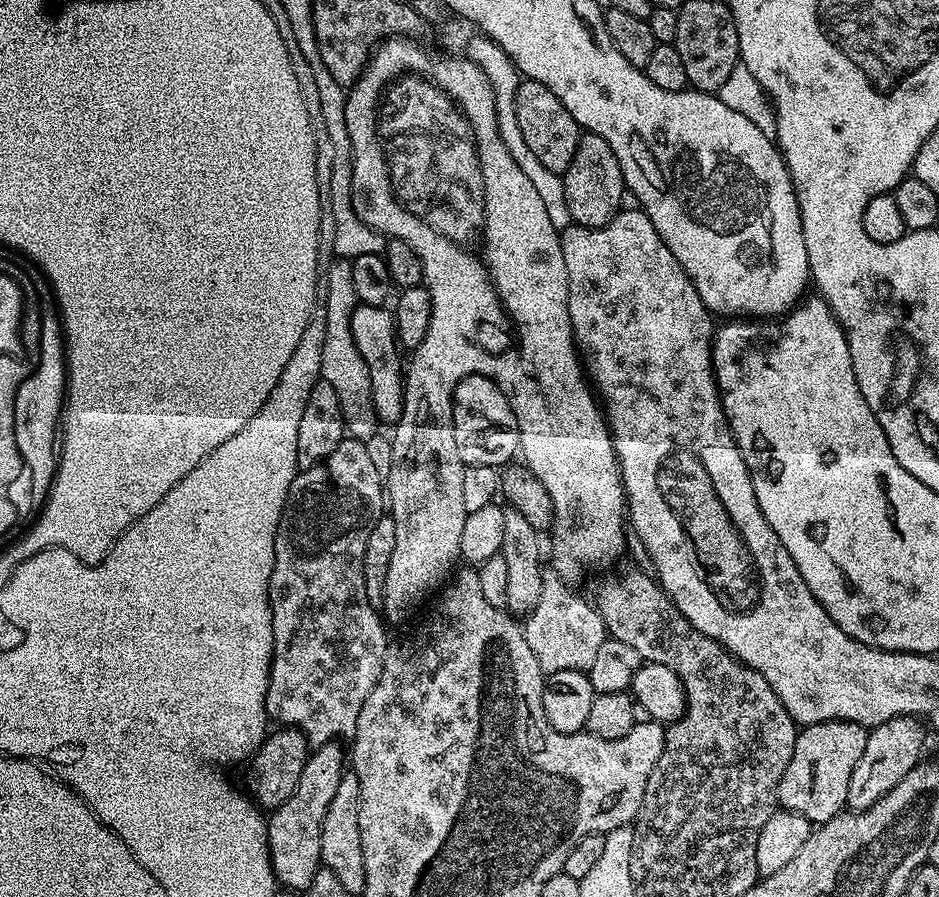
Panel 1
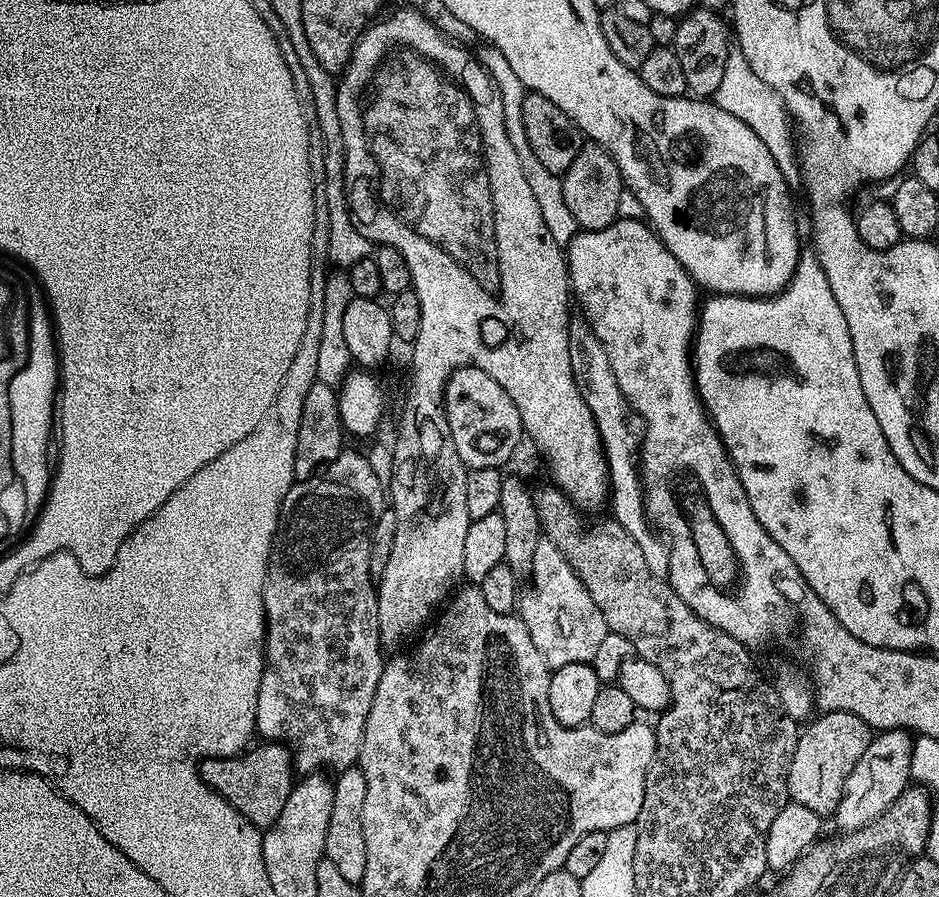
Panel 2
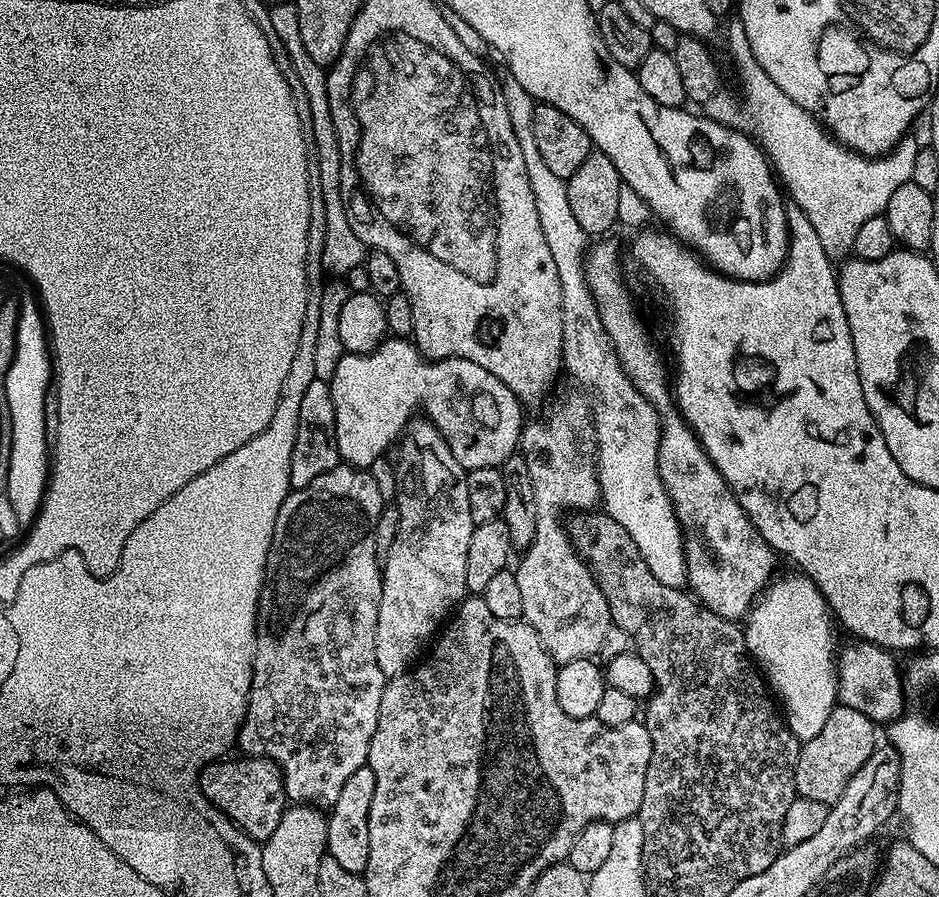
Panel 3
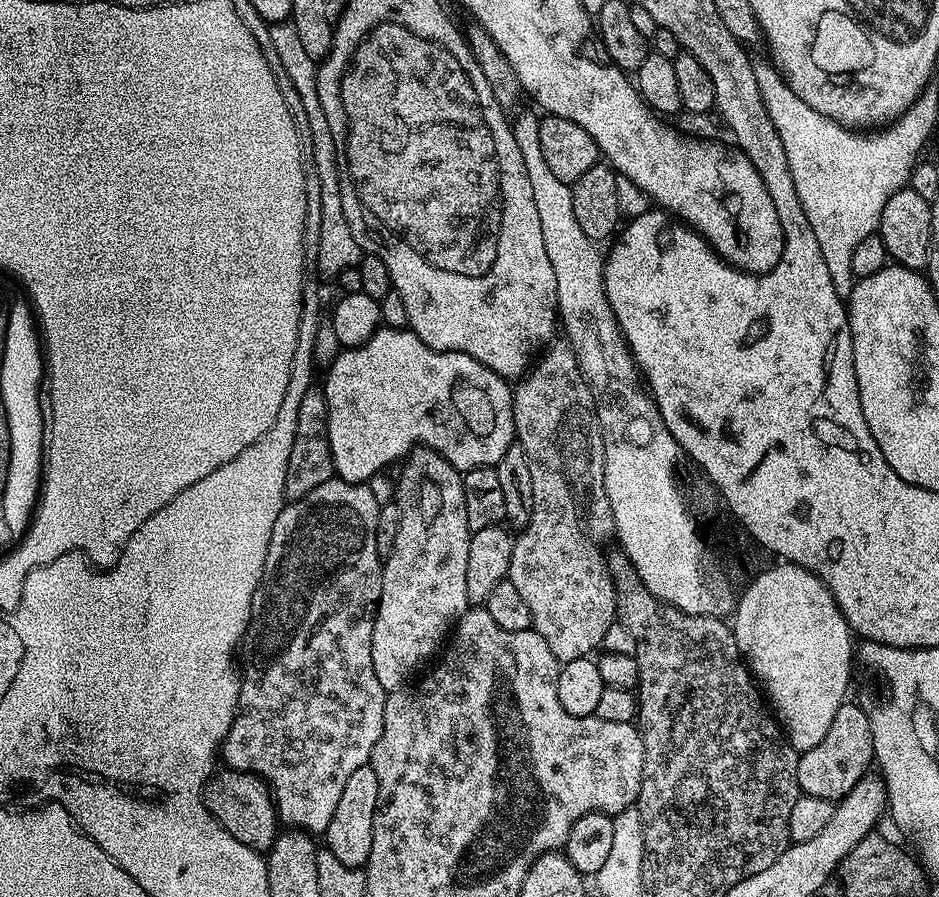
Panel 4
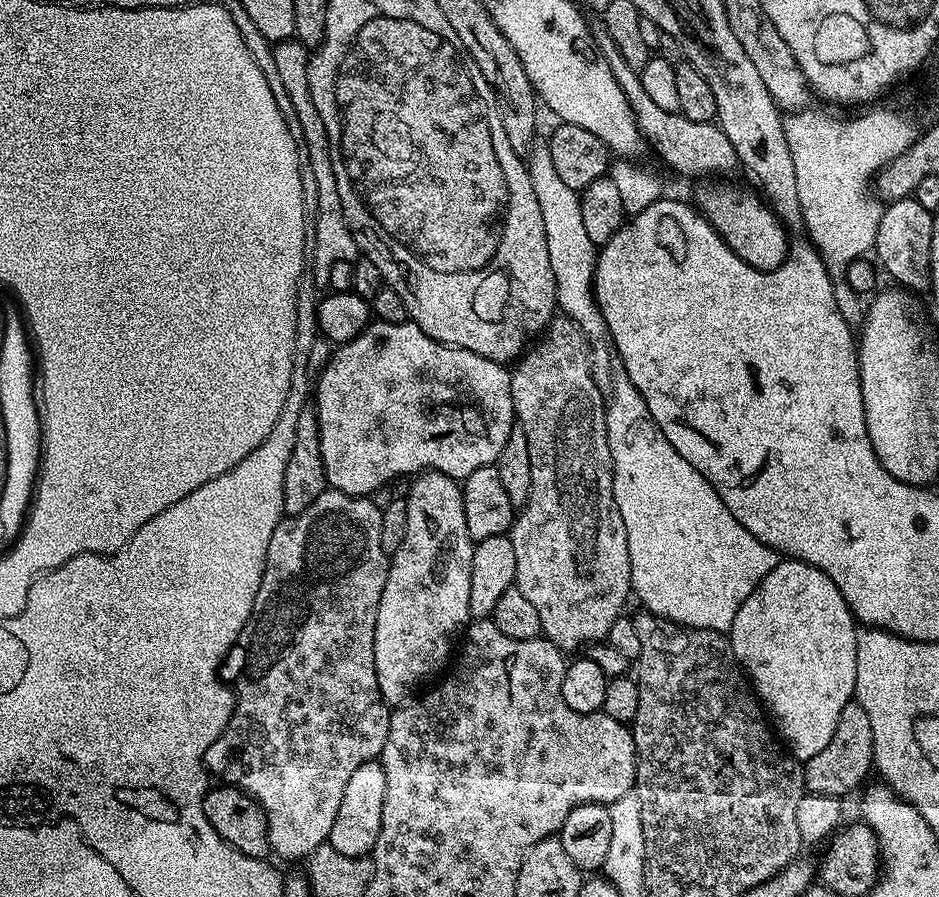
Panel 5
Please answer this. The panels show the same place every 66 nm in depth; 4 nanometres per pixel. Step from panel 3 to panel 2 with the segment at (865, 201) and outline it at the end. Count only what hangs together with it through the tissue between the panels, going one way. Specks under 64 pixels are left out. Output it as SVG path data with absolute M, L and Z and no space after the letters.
M731 43L728 47L725 73L722 74L721 85L715 91L712 101L728 114L741 119L762 139L782 171L784 180L790 186L801 181L798 148L795 139L793 138L794 142L791 139L791 136L794 136L794 128L788 108L782 102L781 96L754 73L738 43Z

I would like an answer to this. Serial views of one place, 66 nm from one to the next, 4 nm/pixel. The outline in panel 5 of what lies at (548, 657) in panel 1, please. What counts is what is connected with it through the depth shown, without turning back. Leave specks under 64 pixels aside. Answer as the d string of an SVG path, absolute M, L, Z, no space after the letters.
M563 314L552 317L552 321L549 322L539 339L515 361L511 373L510 390L512 391L514 420L526 434L526 442L530 446L530 494L523 508L519 509L518 515L513 519L510 529L512 545L514 546L514 566L516 567L514 587L522 590L522 595L534 605L543 639L558 646L561 652L571 654L575 648L580 648L583 644L592 646L607 638L610 634L610 626L614 626L616 619L625 611L624 603L627 602L628 596L630 600L632 592L632 571L630 570L630 550L626 538L626 522L622 518L622 514L618 514L618 502L614 502L614 478L612 477L610 442L606 438L604 403L602 402L602 394L592 377L592 363L588 357L586 338L579 326Z

